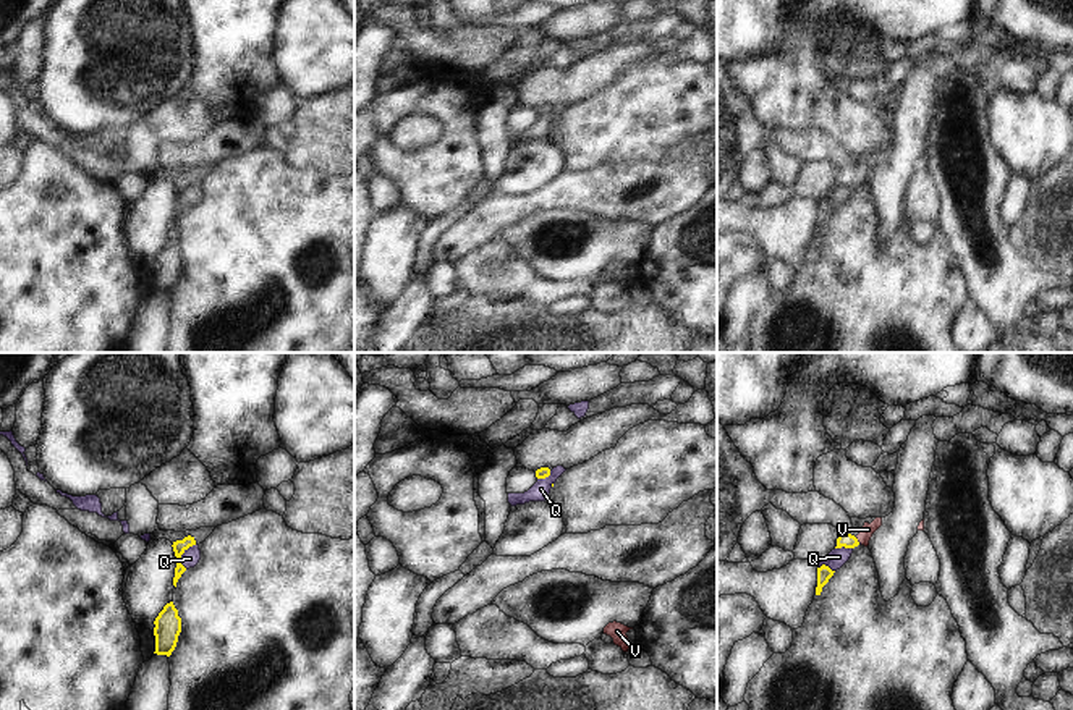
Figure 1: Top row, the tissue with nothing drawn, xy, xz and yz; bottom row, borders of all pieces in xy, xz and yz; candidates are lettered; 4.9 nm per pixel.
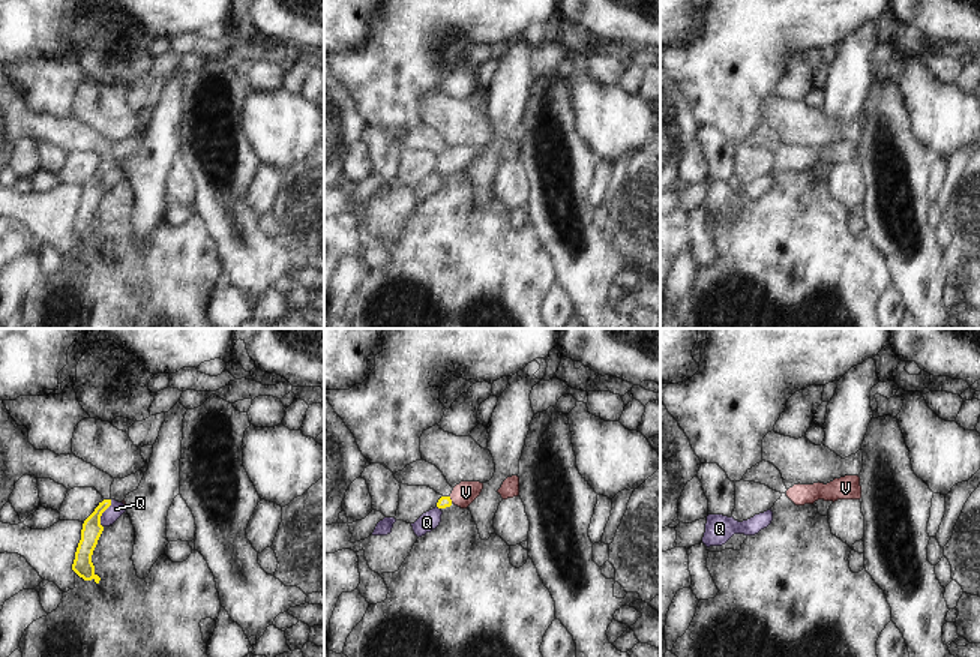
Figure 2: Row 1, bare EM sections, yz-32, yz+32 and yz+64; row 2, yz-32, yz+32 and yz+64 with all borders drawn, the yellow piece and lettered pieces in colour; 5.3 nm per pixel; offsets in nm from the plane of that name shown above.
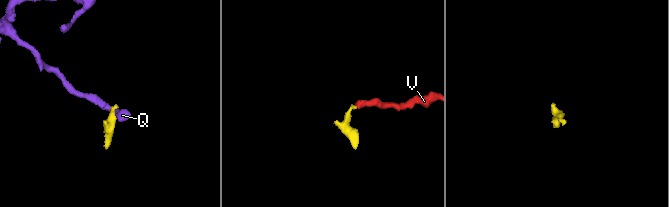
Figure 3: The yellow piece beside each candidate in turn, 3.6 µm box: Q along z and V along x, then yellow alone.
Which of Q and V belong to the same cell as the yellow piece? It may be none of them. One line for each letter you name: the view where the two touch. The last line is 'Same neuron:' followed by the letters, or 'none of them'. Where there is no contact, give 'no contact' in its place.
V: meets yellow in yz
Same neuron: V

